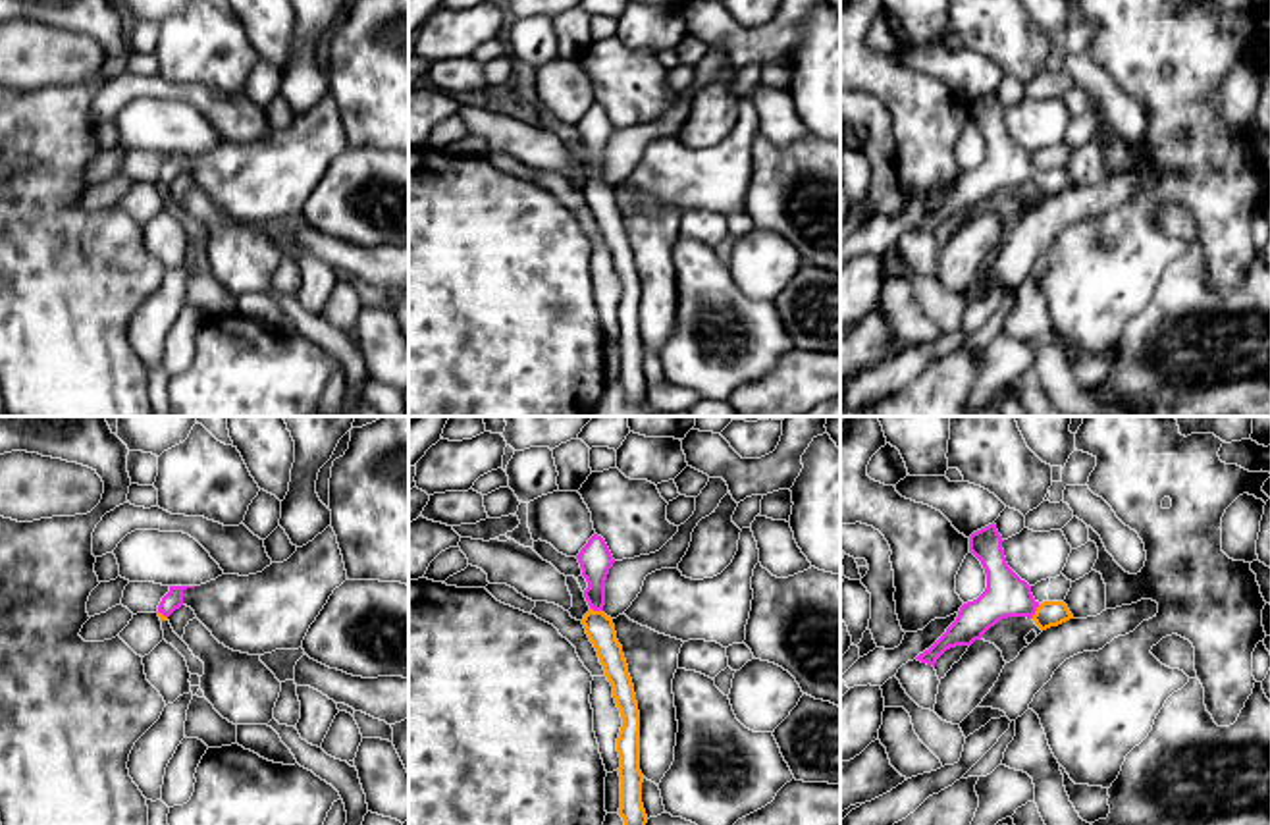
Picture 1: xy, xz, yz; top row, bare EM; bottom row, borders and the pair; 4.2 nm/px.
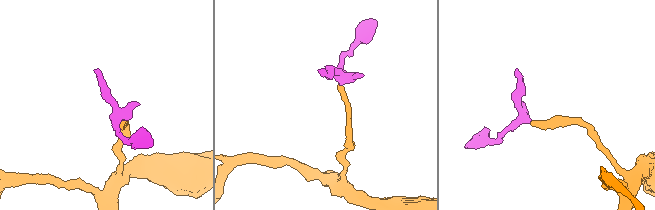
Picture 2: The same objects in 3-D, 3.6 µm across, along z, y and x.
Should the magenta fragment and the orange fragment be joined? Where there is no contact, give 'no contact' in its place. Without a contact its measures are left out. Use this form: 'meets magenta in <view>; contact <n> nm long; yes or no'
meets magenta in yz; contact 70 nm long; yes

